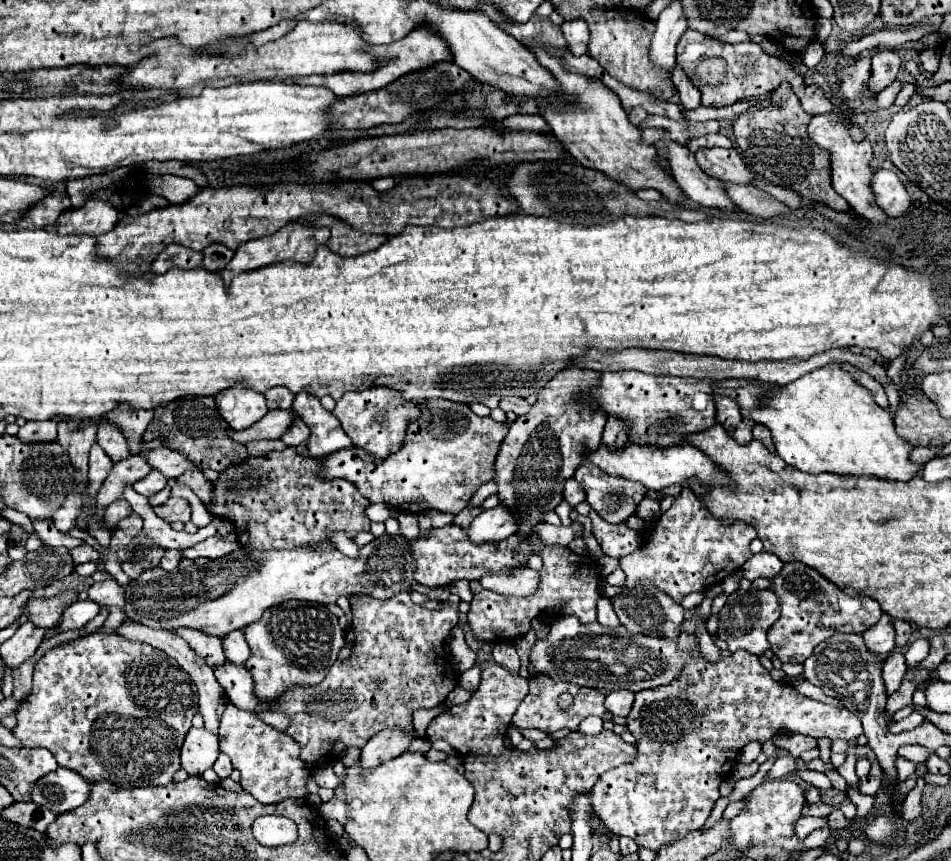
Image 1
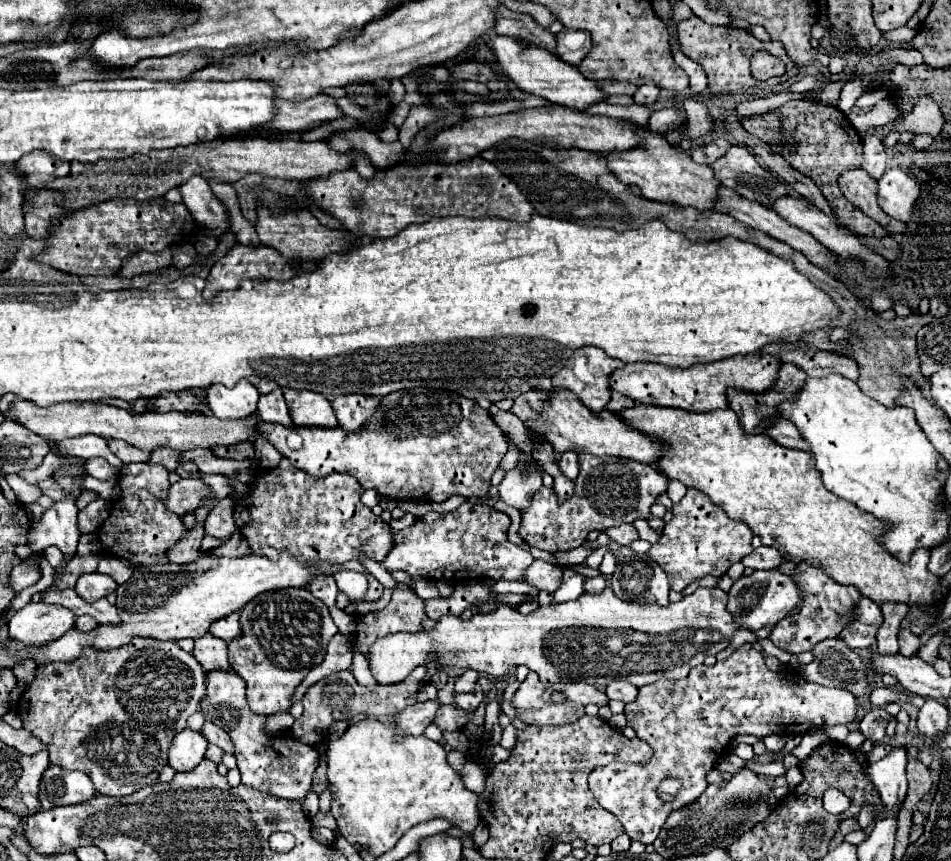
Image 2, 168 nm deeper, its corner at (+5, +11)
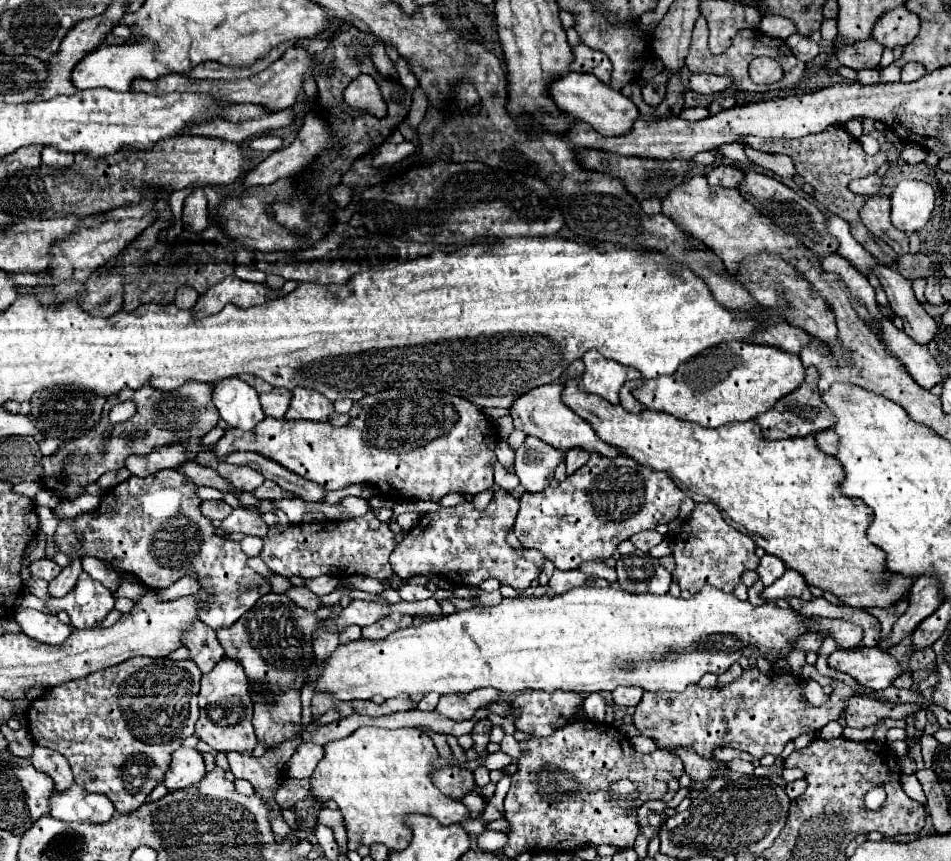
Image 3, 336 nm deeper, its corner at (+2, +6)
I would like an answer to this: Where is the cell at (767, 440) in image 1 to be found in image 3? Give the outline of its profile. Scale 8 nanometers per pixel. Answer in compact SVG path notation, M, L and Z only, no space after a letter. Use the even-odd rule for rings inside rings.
M820 431L816 433L816 441L818 441L818 447L824 451L824 453L830 453L834 455L836 453L836 445L838 445L838 437L834 431Z

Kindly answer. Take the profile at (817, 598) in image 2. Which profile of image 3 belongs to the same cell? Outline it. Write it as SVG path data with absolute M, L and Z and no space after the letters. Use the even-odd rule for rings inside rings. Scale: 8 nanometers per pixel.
M808 633L808 635L804 635L804 637L796 643L796 649L802 649L804 653L808 653L808 651L818 651L818 649L820 649L820 643L822 643L822 637L816 637L814 633Z

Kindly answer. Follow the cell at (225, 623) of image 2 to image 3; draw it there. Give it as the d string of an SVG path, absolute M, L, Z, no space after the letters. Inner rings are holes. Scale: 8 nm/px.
M164 469L146 479L132 475L128 481L122 481L120 485L108 489L102 495L102 501L96 511L80 513L70 523L60 521L52 541L56 543L58 551L64 555L70 555L70 545L72 545L78 557L94 557L110 563L112 569L118 573L136 575L148 589L164 589L164 583L176 583L180 577L194 575L204 591L214 593L214 597L200 603L198 619L210 625L212 629L220 629L236 623L262 597L262 593L270 593L272 587L266 577L258 575L246 565L248 557L240 549L238 541L214 533L214 525L208 517L202 515L200 505L202 499L196 495L196 485L176 469Z

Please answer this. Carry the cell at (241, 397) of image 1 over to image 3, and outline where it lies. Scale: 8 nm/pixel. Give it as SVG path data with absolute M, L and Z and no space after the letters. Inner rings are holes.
M238 377L214 385L214 405L228 427L248 431L264 419L256 389Z

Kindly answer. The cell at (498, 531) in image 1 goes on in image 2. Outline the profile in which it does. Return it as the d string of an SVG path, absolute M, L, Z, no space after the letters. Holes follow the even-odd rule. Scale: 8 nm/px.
M509 470L499 484L499 500L519 512L525 512L525 508L529 508L529 500L541 486L541 472Z

